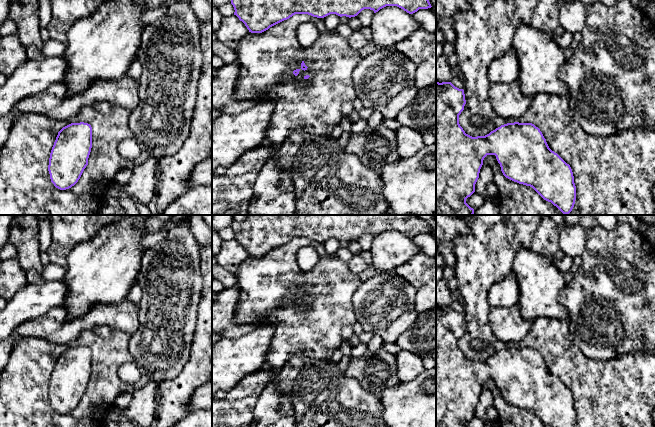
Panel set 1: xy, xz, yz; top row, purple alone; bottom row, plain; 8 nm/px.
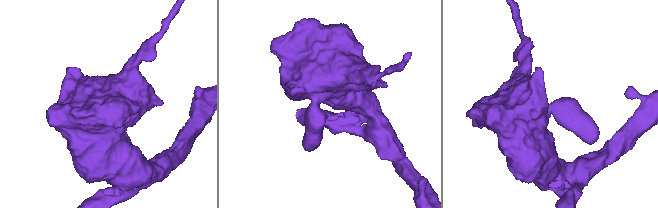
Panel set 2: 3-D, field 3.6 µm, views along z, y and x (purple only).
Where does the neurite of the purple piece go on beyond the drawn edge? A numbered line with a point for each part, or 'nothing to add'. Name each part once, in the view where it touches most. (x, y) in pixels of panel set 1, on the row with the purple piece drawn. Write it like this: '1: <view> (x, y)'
nothing to add

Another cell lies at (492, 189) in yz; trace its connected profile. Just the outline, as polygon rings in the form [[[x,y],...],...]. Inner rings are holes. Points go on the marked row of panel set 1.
[[[493,181],[489,182],[486,186],[486,189],[488,191],[489,199],[495,200],[498,196],[498,193],[499,193],[498,188],[495,185],[495,183]]]

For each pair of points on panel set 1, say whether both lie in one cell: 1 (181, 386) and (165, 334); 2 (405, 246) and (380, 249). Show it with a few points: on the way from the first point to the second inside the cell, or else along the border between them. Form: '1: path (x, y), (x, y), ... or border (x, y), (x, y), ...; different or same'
1: border (190, 355), (183, 369), (177, 375), (158, 384); different
2: path (399, 248), (386, 249); same

